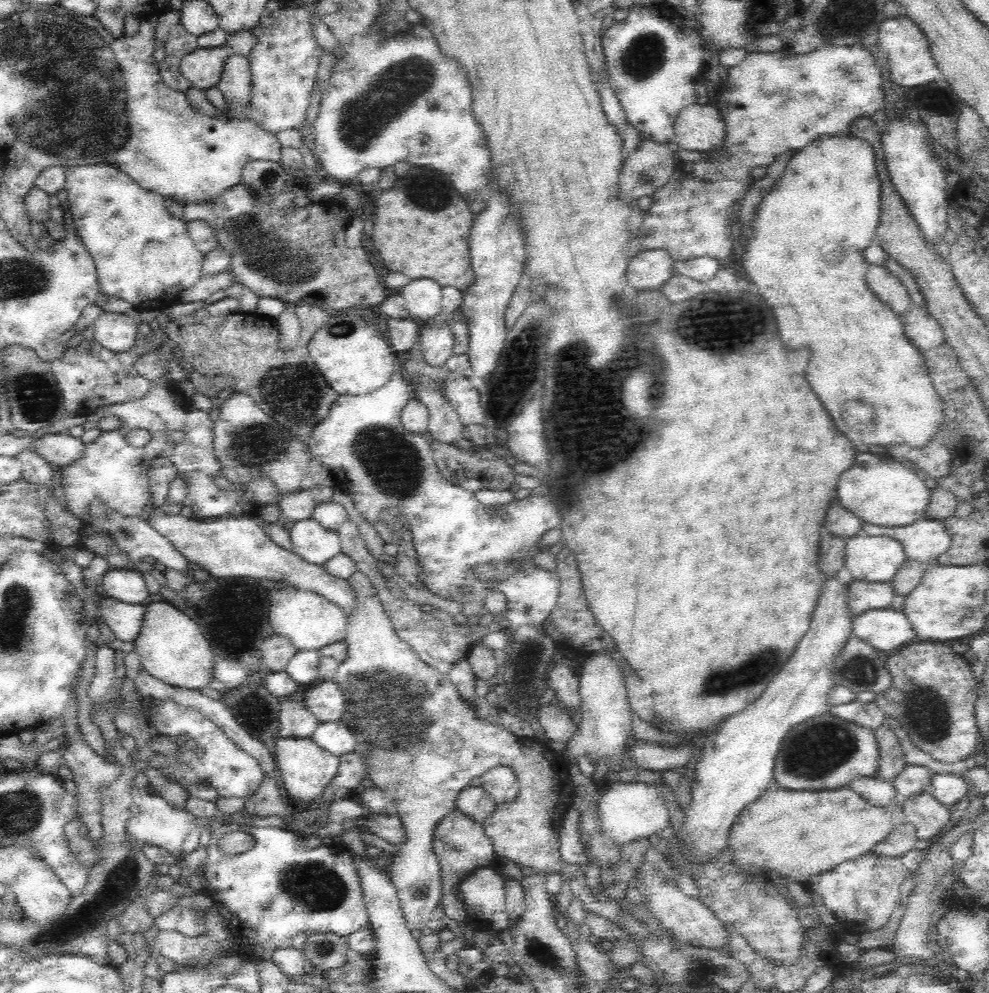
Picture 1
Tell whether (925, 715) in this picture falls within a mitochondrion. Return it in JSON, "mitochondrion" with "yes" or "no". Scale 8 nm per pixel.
{"mitochondrion":"yes"}

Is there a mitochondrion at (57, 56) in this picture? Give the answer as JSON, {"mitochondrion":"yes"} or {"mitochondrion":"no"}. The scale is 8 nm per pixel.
{"mitochondrion":"yes"}

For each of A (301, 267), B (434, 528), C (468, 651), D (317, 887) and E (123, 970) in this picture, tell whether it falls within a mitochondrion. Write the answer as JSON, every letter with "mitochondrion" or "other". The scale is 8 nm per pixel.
{"A":"mitochondrion","B":"other","C":"other","D":"mitochondrion","E":"other"}

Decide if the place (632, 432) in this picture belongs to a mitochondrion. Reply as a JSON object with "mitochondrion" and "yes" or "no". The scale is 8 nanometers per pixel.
{"mitochondrion":"yes"}

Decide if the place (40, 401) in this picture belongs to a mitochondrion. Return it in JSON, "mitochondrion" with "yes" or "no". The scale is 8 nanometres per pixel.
{"mitochondrion":"yes"}

